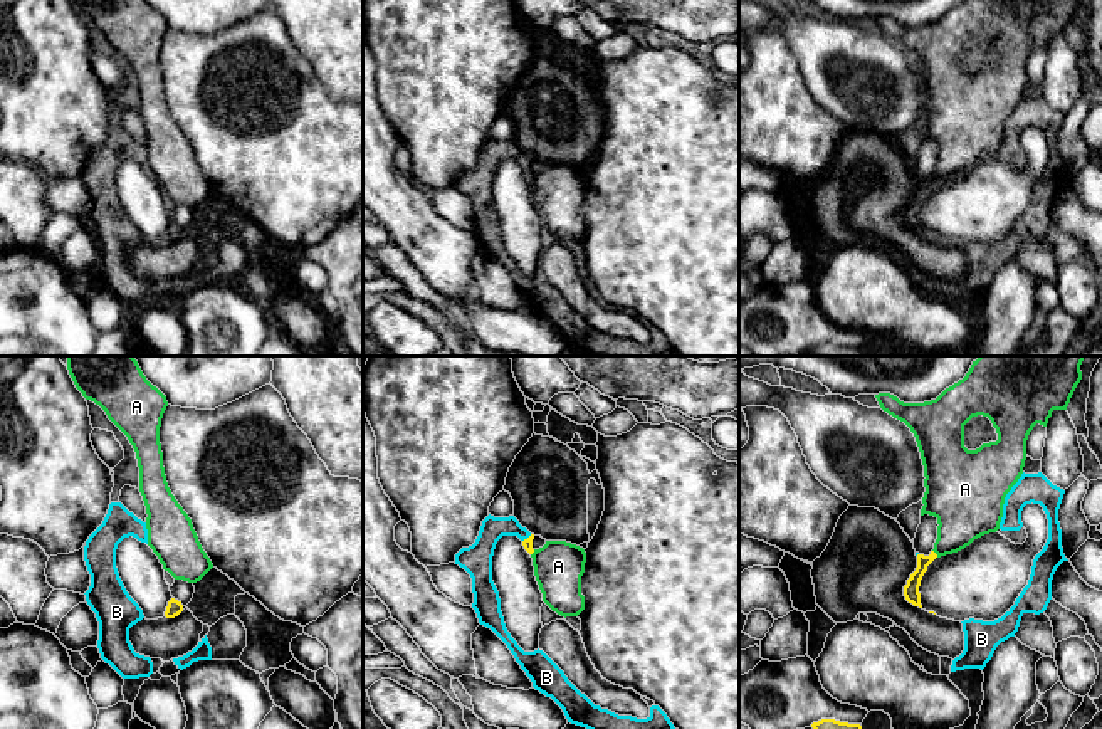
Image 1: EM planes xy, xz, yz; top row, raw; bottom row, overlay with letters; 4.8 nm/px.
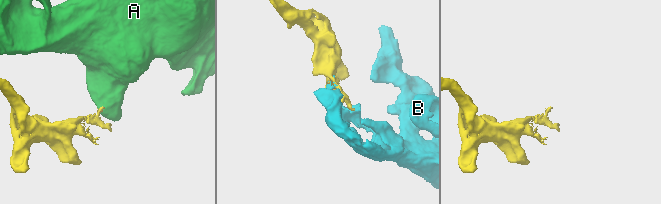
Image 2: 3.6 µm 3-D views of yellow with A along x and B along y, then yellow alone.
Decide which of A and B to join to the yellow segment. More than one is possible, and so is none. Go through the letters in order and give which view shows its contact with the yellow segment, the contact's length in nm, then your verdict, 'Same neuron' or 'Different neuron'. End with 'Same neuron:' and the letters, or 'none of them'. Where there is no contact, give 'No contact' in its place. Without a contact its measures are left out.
A: Touches yellow in yz. Shared border 50 nm. Different neuron
B: Touches yellow in xz. Shared border 60 nm. Same neuron
Same neuron: B

